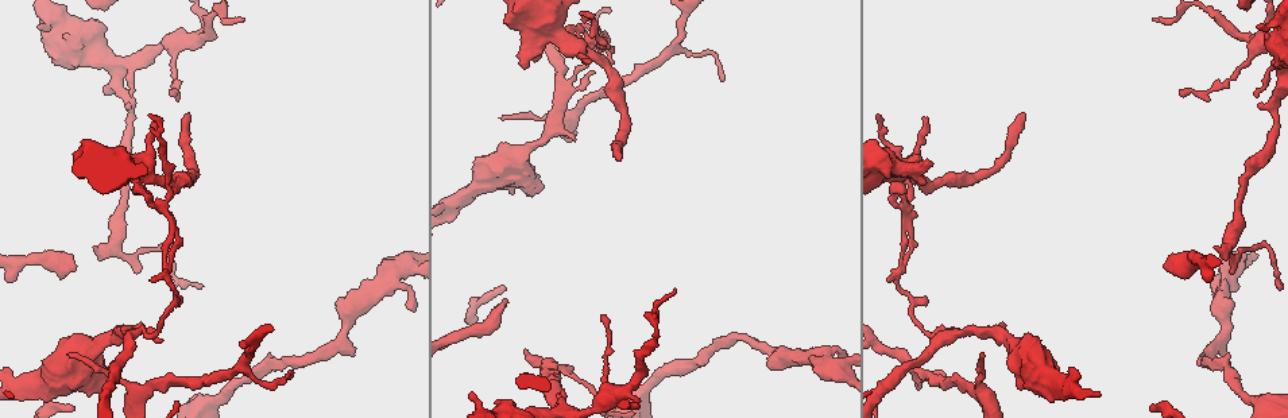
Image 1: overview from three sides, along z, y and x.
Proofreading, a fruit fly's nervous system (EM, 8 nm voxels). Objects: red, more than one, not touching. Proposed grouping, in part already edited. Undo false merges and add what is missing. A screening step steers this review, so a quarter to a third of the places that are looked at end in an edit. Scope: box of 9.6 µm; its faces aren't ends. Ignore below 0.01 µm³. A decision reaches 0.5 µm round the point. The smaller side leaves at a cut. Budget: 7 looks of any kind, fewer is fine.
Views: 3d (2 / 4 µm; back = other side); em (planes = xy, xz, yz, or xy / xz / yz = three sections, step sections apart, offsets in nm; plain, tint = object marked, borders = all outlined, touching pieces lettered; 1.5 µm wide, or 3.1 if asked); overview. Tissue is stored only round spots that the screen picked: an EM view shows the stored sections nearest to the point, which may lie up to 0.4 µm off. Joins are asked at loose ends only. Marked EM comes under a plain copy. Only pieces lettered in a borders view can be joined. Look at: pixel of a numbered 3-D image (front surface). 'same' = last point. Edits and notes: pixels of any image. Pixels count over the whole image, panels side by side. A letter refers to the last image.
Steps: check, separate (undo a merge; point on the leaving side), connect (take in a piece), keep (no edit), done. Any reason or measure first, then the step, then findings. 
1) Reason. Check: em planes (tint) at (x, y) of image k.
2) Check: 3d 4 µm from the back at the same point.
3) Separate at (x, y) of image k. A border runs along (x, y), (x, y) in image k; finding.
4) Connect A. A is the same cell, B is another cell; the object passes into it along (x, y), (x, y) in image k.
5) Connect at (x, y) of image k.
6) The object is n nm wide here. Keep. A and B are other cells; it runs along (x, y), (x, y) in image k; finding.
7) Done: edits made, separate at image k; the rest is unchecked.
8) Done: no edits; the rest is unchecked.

Narrows sharply. Check: 3d 4 µm at (903, 260) of image 1.

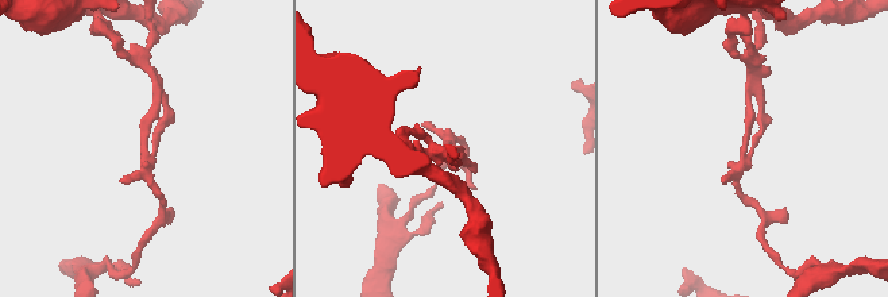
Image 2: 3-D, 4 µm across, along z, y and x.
Shape alone is not enough. Check: em xy step 8 (tint) at (744, 146) of image 2.

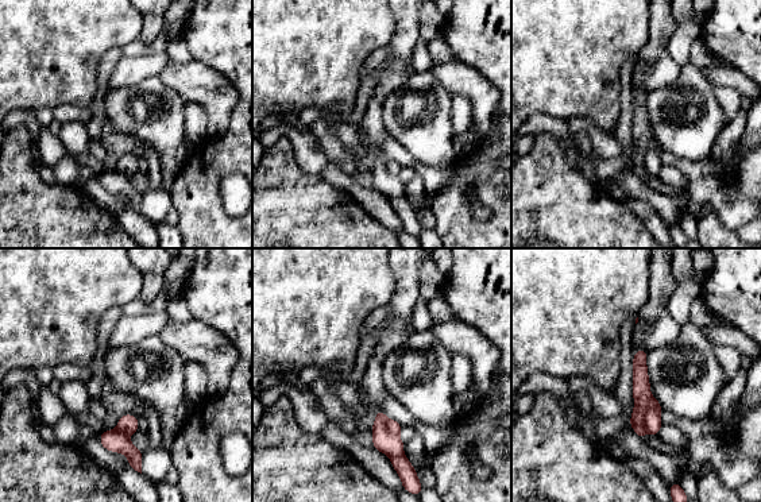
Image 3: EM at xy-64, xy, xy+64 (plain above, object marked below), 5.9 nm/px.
Check: em yz step 8 (borders) at the same point.

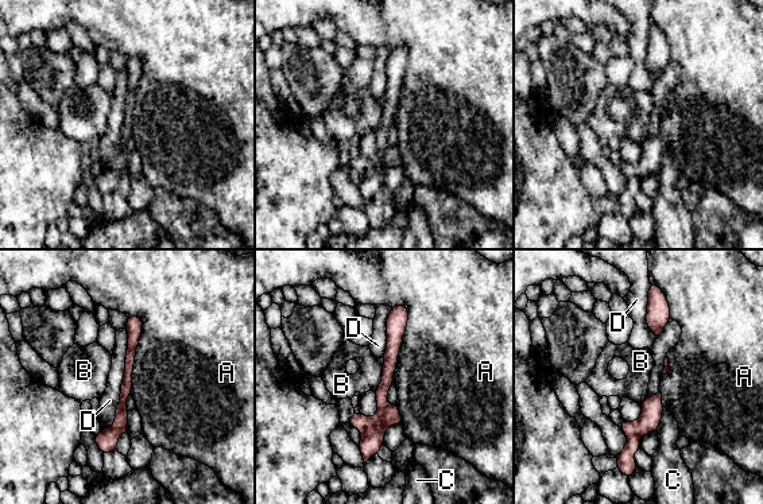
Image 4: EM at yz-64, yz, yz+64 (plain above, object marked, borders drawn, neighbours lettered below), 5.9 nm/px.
Separate at (370, 445) of image 4. A, B, C and D are other cells; the part that leaves runs along (401, 307), (378, 435), (365, 456) in image 4; a second neuron is stuck on.

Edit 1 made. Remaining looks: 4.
An open end. Check: 3d 4 µm at (38, 28) of image 1.

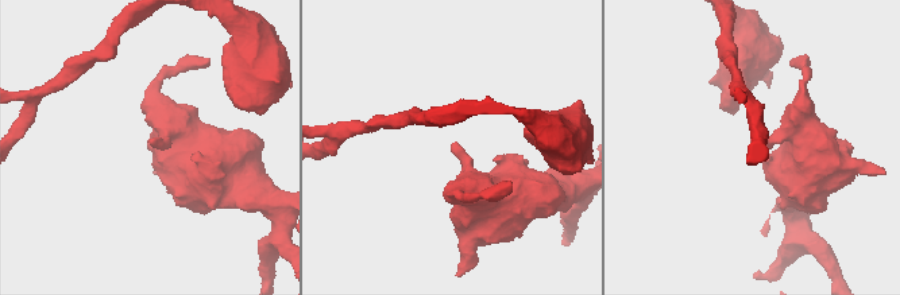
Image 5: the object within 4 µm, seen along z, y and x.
Now the EM. Check: em xz step 4 (borders) at (152, 142) of image 5.

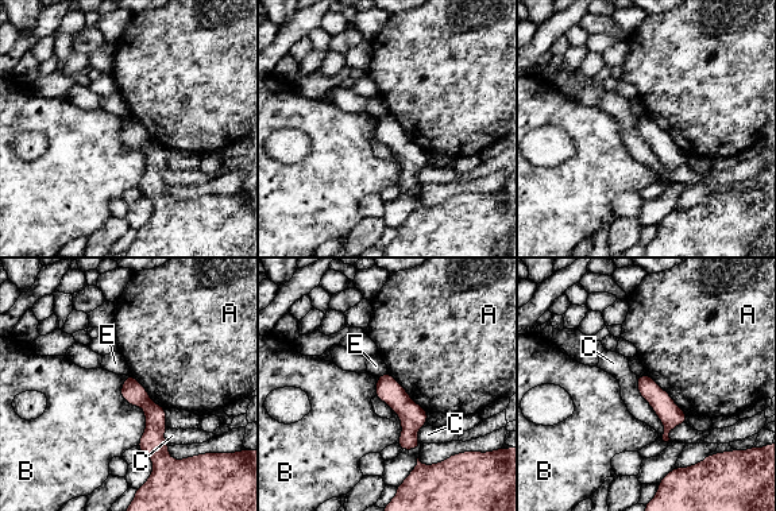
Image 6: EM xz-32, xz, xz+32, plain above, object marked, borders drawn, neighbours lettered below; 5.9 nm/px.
Check: em yz step 8 (borders) at the same point.

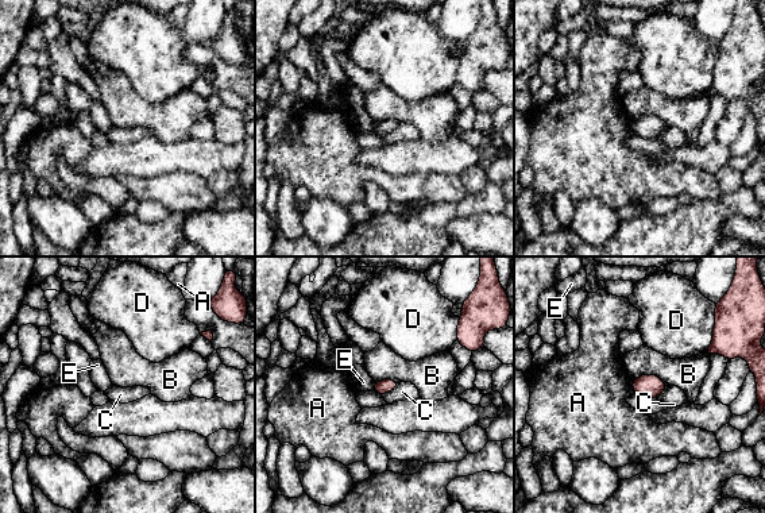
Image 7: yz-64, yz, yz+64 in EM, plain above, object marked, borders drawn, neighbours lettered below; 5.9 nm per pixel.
Keep. A, B, C, D and E are other cells; a border runs along (400, 382), (382, 396) in image 7; no lettered piece goes on from it.

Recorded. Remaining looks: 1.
Done: edits made, separate at image 4; the rest is unchecked.

